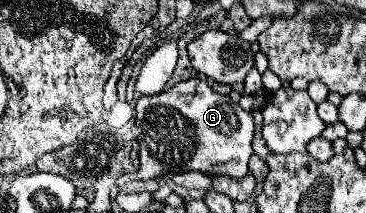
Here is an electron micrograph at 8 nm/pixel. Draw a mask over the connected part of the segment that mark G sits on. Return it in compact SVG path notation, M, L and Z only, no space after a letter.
M204 76L184 80L170 90L164 90L156 96L144 96L136 106L136 140L140 144L140 180L162 178L168 174L182 174L186 170L200 170L210 174L228 174L242 178L248 172L248 160L252 156L252 138L254 138L254 120L240 104L234 104L230 96L218 94L208 86Z

